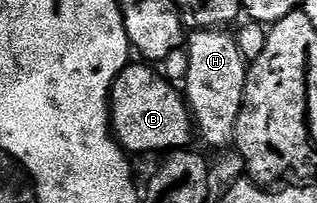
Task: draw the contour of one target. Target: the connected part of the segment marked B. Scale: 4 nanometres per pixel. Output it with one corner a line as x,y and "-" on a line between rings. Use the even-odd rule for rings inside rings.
131,62
114,79
110,88
110,131
123,152
146,156
149,152
169,154
186,150
195,143
194,118
185,95
178,92
146,62

